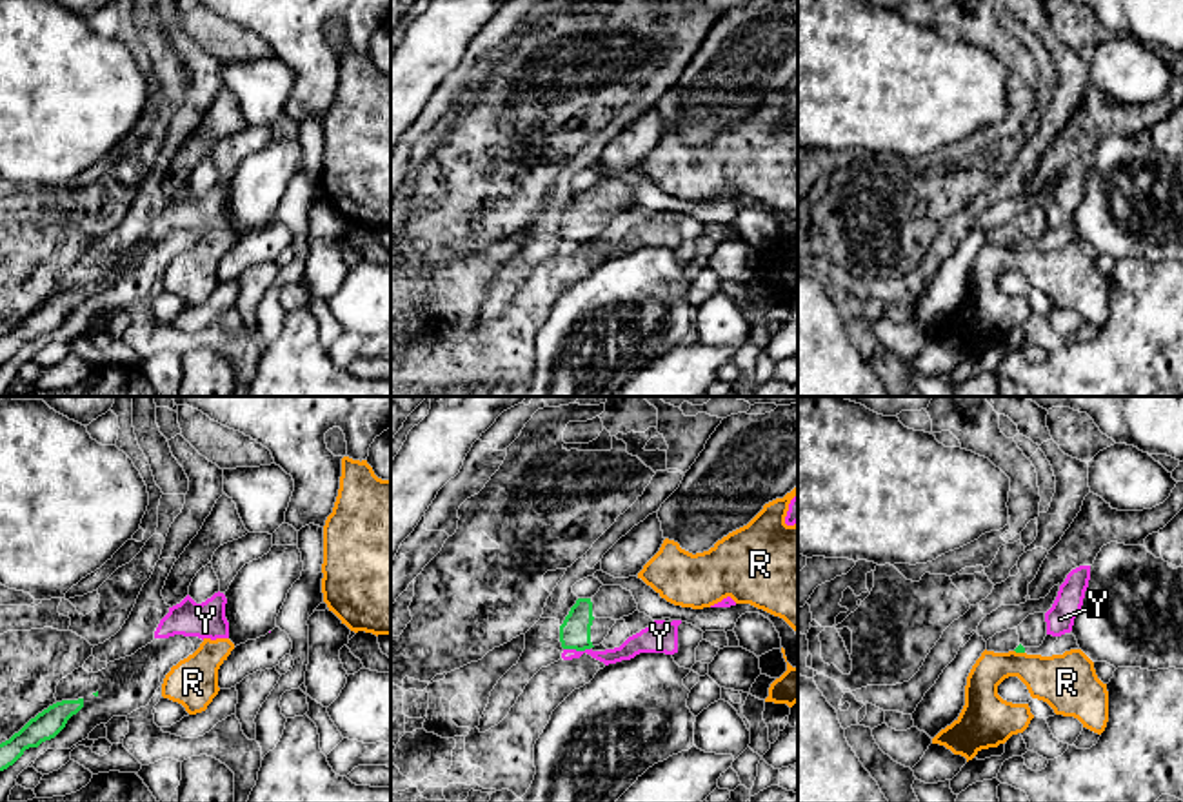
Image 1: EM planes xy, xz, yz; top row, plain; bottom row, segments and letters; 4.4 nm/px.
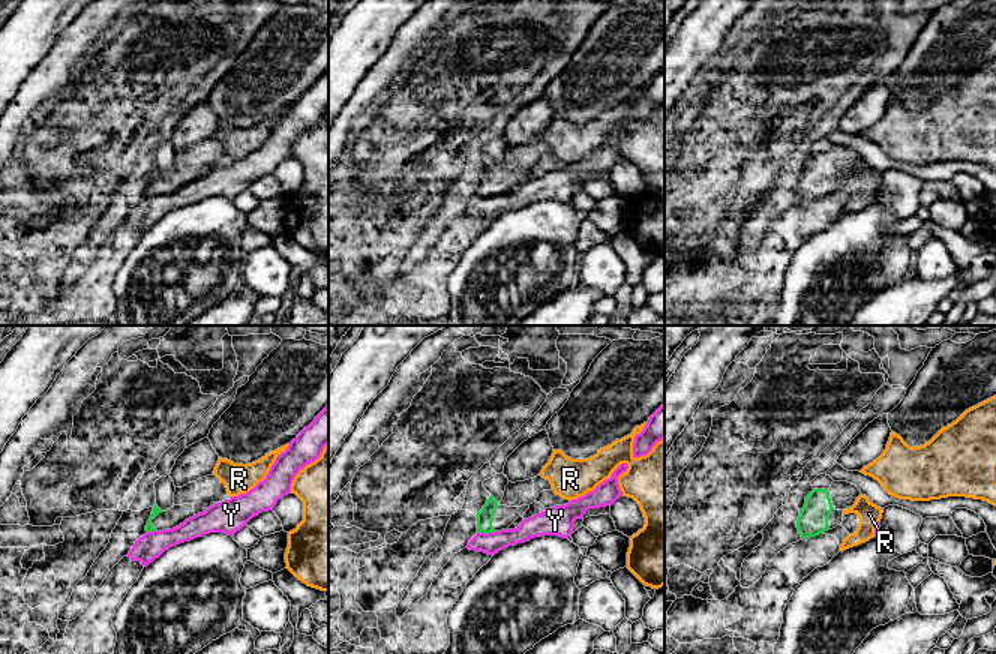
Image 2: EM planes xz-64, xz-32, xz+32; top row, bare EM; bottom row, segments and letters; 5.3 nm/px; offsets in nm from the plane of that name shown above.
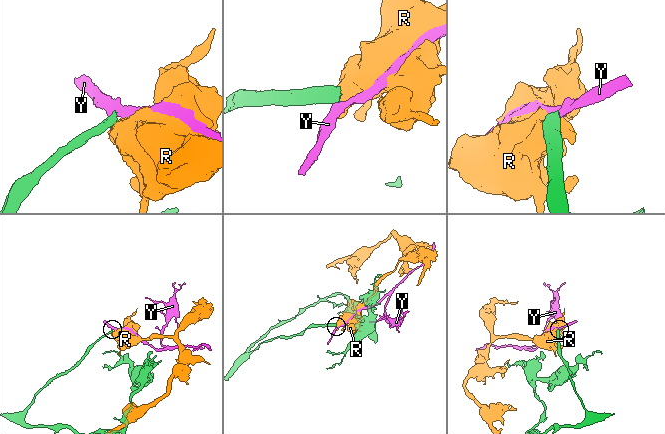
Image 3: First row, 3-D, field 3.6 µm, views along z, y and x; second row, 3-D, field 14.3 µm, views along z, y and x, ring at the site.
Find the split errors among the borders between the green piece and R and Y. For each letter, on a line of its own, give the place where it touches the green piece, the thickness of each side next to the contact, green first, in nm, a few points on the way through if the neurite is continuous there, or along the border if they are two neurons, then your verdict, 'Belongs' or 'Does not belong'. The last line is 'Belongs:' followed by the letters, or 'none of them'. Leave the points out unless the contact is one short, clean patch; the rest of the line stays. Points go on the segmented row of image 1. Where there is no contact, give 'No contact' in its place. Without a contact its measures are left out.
R: Touches green at yz (1020, 651). Thickness 40 nm (green) against 260 nm. Boundary: yz (1014, 650), (1023, 653). Does not belong
Y: Touches green at xz (576, 650). Thickness 140 nm (green) against 90 nm. Boundary: xz (564, 648), (589, 650). Does not belong
Belongs: none of them

